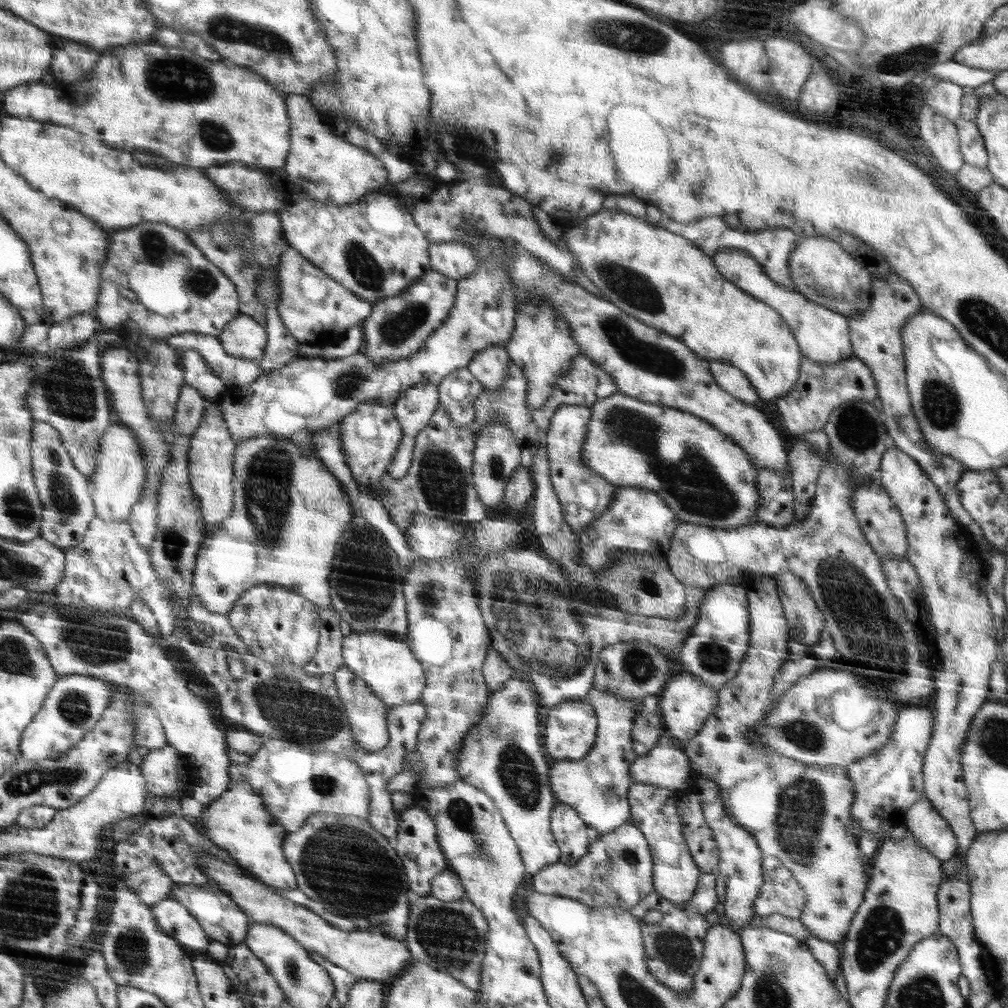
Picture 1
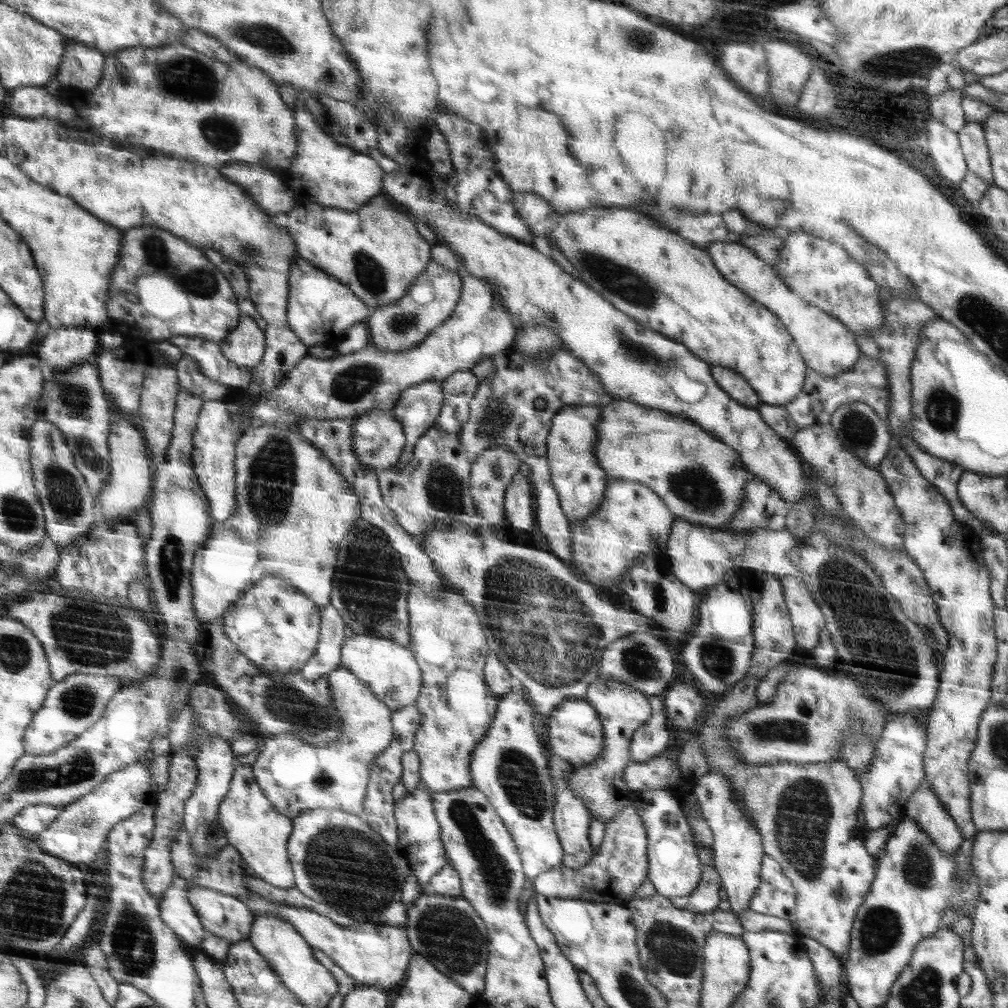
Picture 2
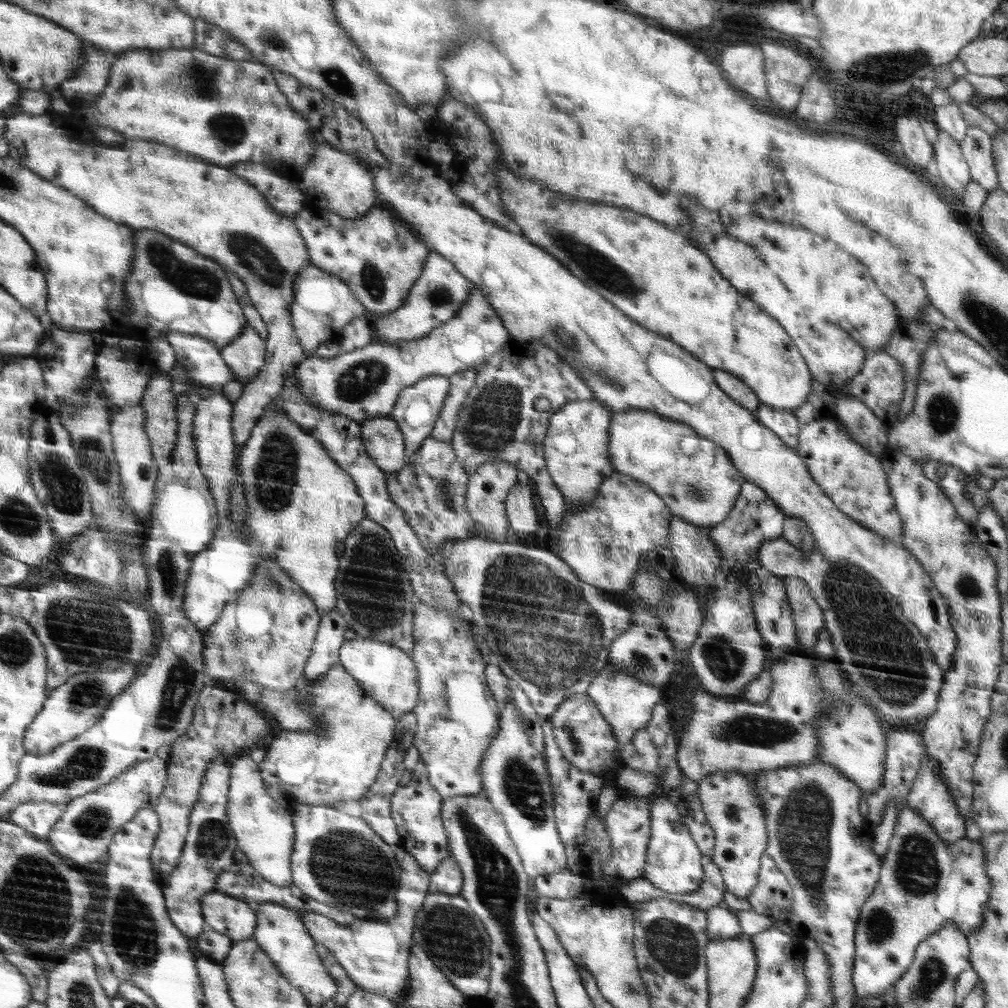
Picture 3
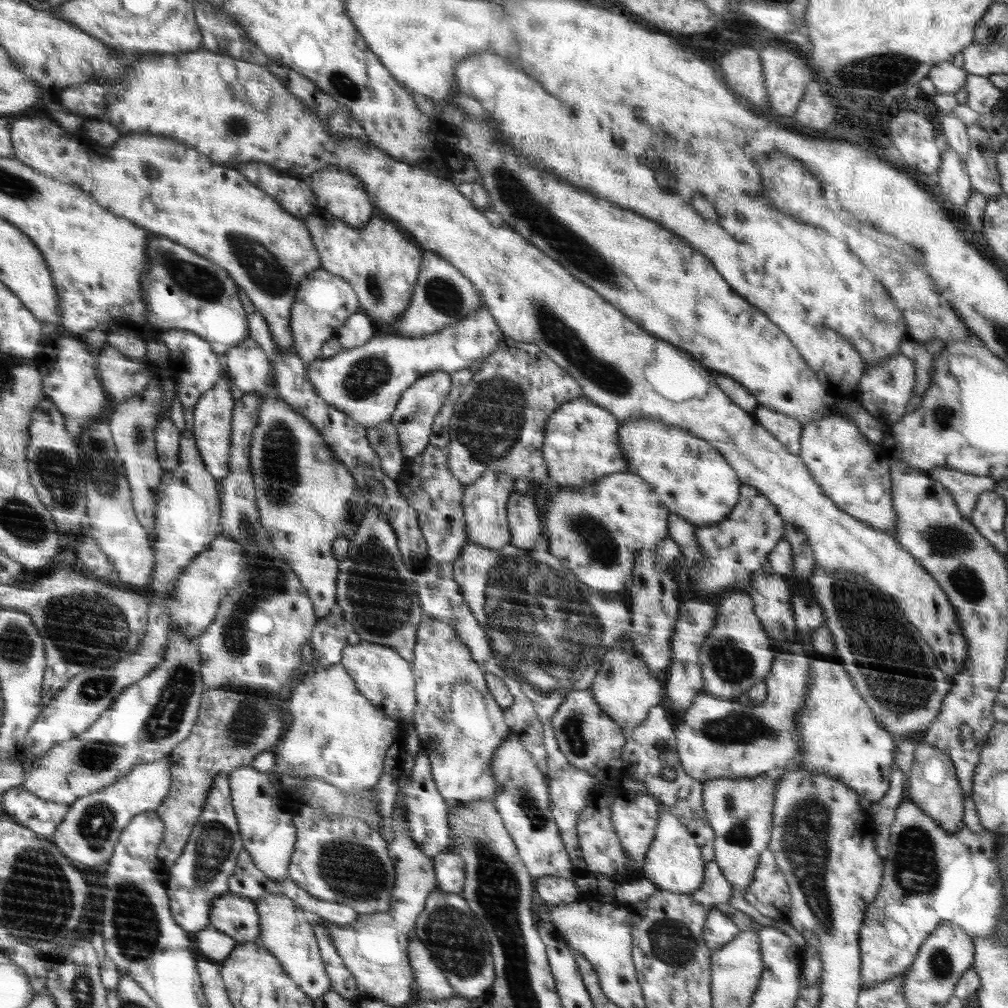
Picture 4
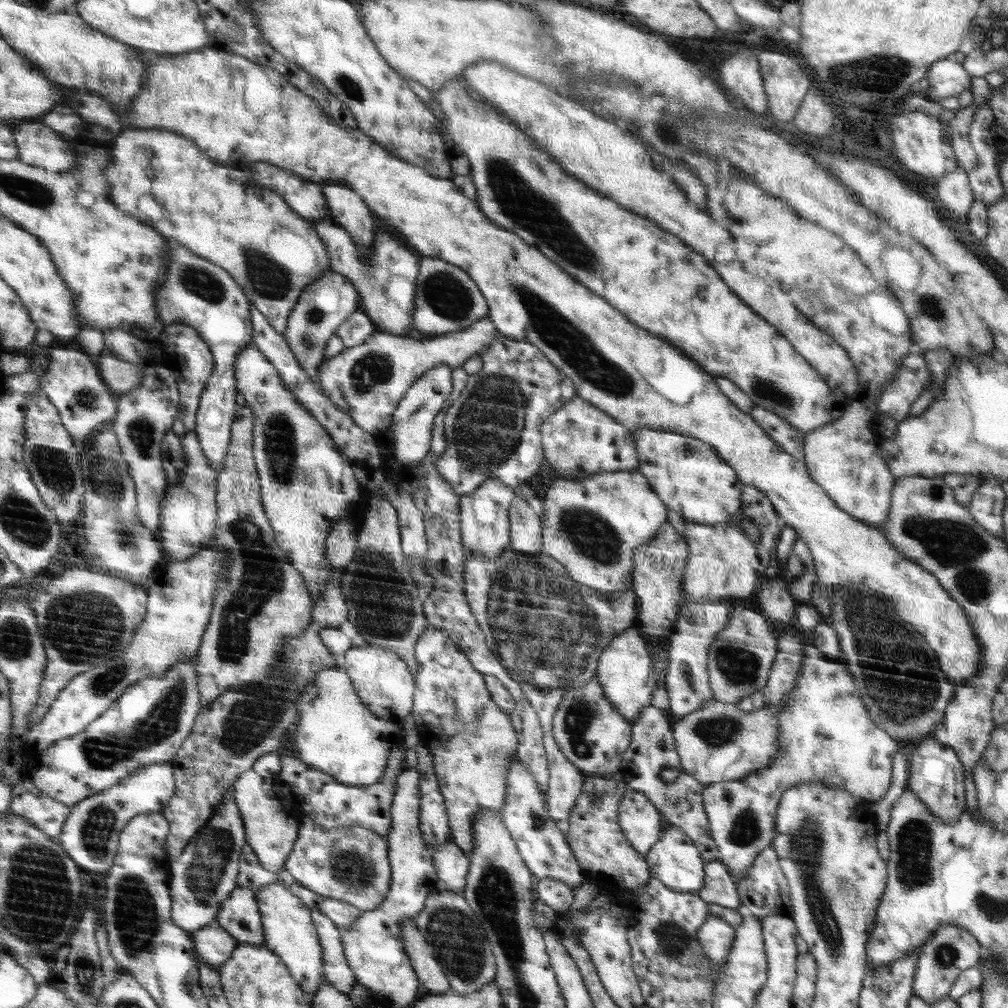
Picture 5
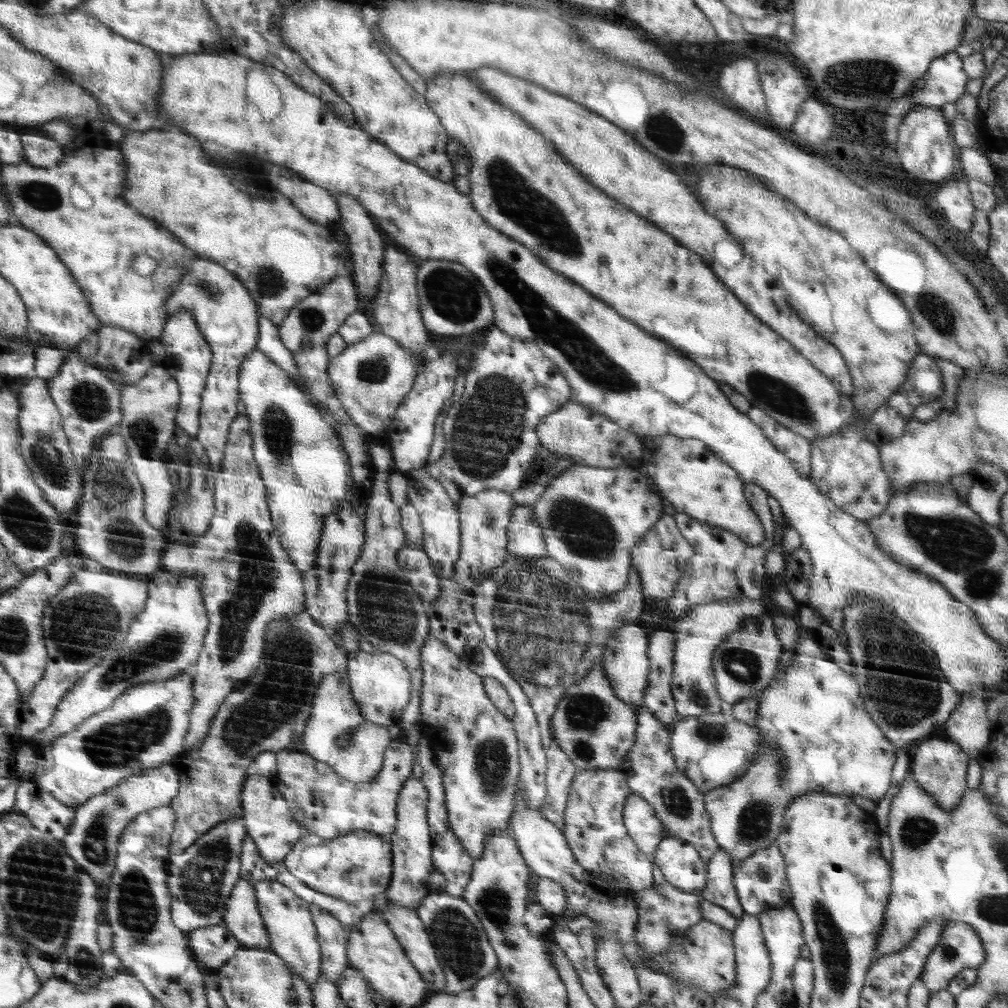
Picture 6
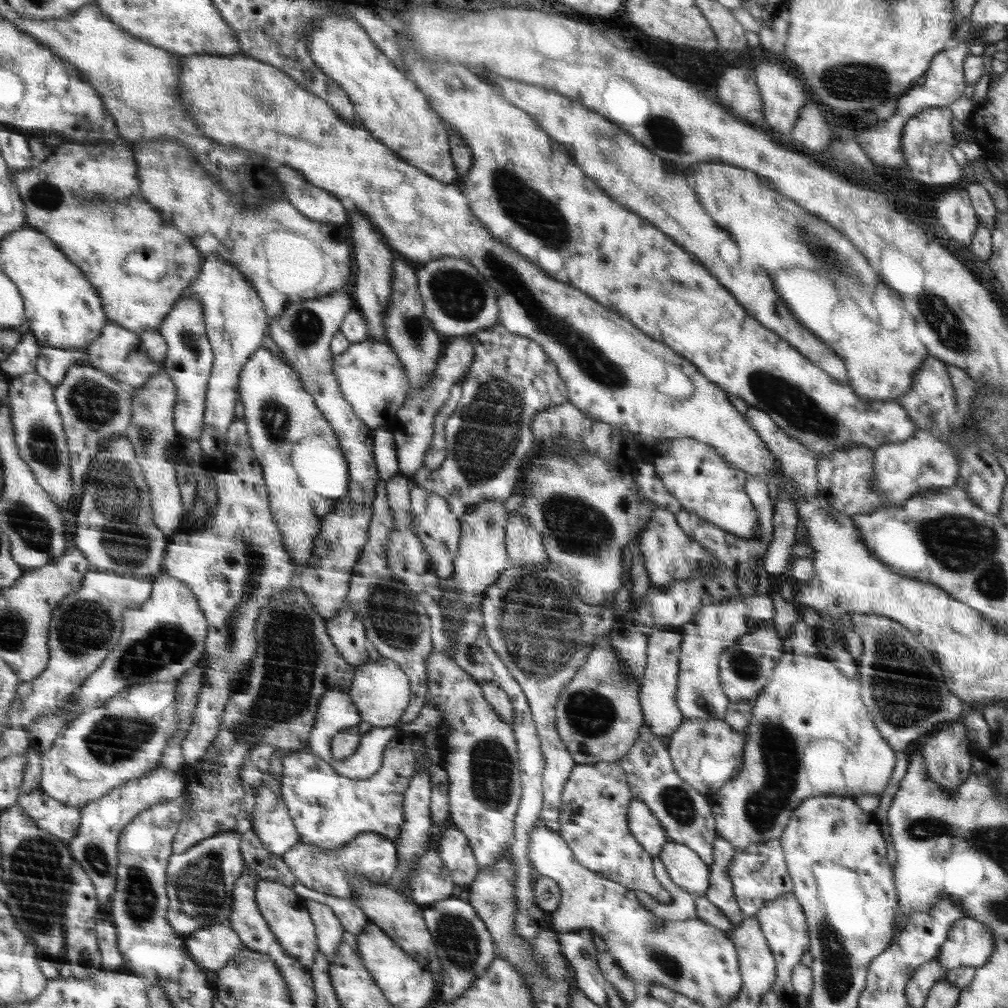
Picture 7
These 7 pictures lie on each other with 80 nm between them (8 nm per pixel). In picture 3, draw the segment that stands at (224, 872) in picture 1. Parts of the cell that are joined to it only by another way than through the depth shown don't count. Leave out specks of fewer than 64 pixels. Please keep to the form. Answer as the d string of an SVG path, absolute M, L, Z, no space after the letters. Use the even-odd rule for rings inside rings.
M399 843L396 849L400 870L399 890L397 890L397 913L394 918L359 919L355 924L340 925L334 919L310 911L299 911L303 925L307 927L308 934L315 939L315 944L323 944L344 968L348 976L364 989L388 998L400 1006L400 1000L409 988L408 982L408 956L414 945L414 916L420 910L423 900L430 892L431 875L426 872L410 852L404 850Z

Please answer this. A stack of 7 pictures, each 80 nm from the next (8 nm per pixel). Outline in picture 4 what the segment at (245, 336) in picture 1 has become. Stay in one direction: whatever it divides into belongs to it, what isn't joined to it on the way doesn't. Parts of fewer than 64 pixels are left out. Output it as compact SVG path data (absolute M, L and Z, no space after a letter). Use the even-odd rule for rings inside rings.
M248 336L244 342L236 345L226 354L223 362L228 376L232 376L240 391L258 393L263 398L250 448L256 503L258 503L263 526L270 531L270 539L275 549L282 554L282 558L286 558L287 565L299 575L300 581L314 603L315 614L319 618L326 617L332 614L338 597L339 560L335 558L332 545L338 537L351 539L356 534L370 504L363 497L358 482L335 457L334 451L322 437L318 427L280 397L276 390L272 364L259 342Z

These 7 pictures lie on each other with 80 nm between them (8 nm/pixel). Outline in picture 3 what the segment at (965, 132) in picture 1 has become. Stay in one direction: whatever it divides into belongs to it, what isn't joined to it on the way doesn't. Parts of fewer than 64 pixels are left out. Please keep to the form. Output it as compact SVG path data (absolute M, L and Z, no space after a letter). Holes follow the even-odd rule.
M969 126L964 140L959 144L961 153L969 166L971 180L976 181L984 190L998 189L995 160L992 154L992 139L978 126Z

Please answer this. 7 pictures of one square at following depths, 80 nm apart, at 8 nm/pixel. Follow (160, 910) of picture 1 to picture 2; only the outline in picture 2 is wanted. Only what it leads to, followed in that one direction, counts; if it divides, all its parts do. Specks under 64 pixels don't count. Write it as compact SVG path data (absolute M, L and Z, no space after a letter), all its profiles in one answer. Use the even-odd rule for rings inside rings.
M176 876L162 898L164 912L161 912L161 915L164 916L164 922L178 937L184 938L184 942L200 946L207 932L198 911L188 899L192 887L194 887L192 882Z

